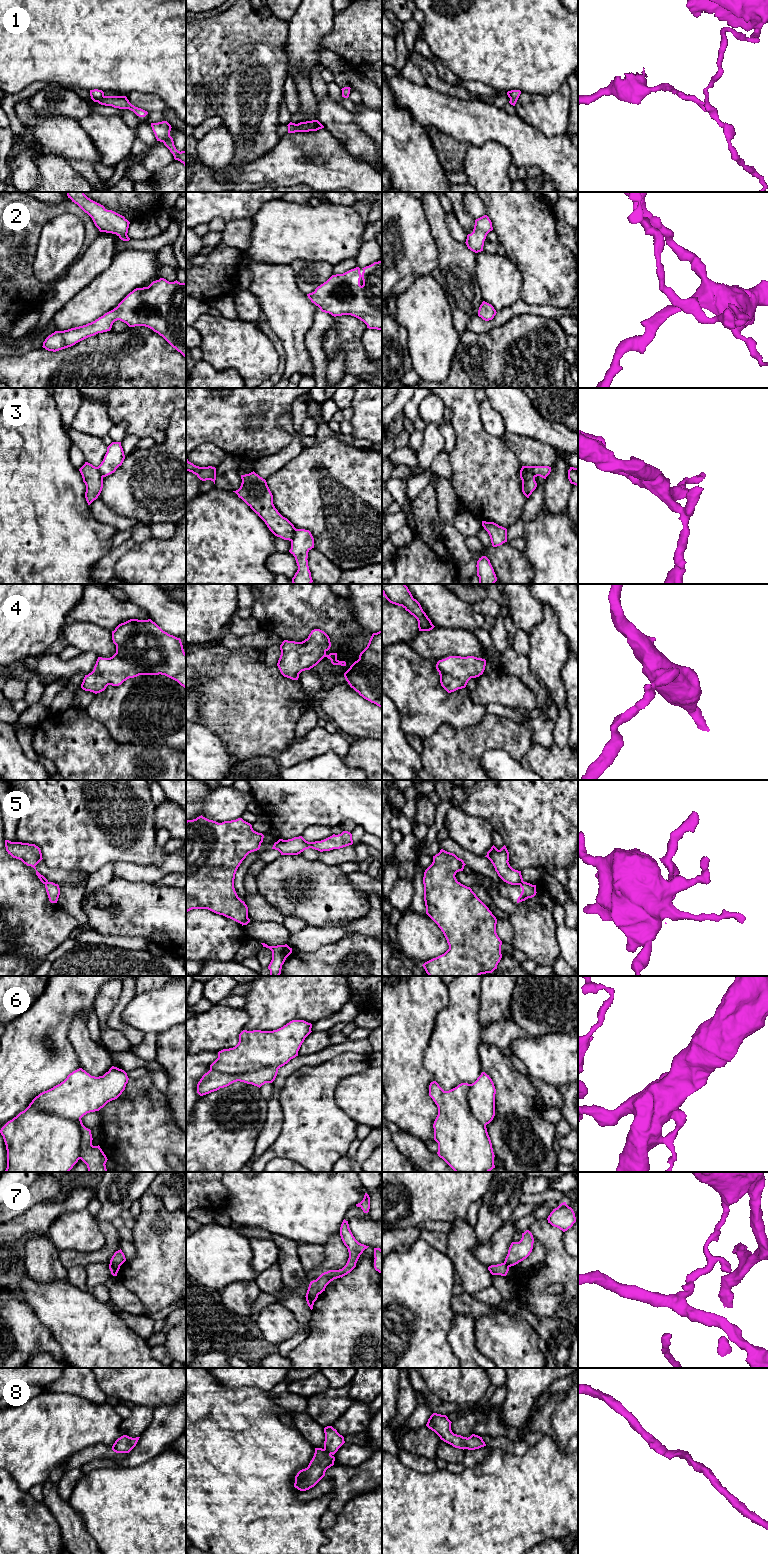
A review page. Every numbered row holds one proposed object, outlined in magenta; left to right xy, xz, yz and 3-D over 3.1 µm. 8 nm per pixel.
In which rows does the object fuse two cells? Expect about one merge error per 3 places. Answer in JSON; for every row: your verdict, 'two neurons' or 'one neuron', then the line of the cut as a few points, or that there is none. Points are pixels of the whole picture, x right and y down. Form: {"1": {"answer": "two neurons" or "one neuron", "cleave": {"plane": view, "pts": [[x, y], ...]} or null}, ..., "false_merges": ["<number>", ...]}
{"1": {"answer": "two neurons", "cleave": {"plane": "xy", "pts": [[104, 96], [97, 101]]}}, "2": {"answer": "one neuron", "cleave": null}, "3": {"answer": "two neurons", "cleave": {"plane": "yz", "pts": [[523, 466], [535, 476]]}}, "4": {"answer": "one neuron", "cleave": null}, "5": {"answer": "two neurons", "cleave": {"plane": "yz", "pts": [[523, 881], [519, 884]]}}, "6": {"answer": "two neurons", "cleave": {"plane": "xz", "pts": [[278, 1067], [261, 1067], [242, 1074], [225, 1074], [210, 1070]]}}, "7": {"answer": "two neurons", "cleave": {"plane": "xz", "pts": [[317, 1294], [306, 1297]]}}, "8": {"answer": "one neuron", "cleave": null}, "false_merges": ["1", "3", "5", "6", "7"]}

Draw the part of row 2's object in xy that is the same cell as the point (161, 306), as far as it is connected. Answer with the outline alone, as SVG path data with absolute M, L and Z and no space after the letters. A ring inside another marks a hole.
M164 278L148 287L134 289L116 308L91 323L55 331L42 347L53 352L71 347L88 337L110 331L117 320L129 327L152 329L186 358L186 282L169 282Z

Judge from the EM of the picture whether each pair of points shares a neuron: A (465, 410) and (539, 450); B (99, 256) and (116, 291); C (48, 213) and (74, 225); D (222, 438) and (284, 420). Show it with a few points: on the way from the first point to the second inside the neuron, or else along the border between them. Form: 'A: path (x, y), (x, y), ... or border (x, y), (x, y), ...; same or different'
A: border (500, 438), (516, 456); different
B: border (116, 253), (111, 263), (88, 284); different
C: border (79, 216), (73, 213), (58, 214), (41, 229); different
D: border (289, 410), (278, 418), (277, 423), (292, 435); different

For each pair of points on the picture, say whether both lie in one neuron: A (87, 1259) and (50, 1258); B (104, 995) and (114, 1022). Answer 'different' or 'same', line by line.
A: different
B: different

